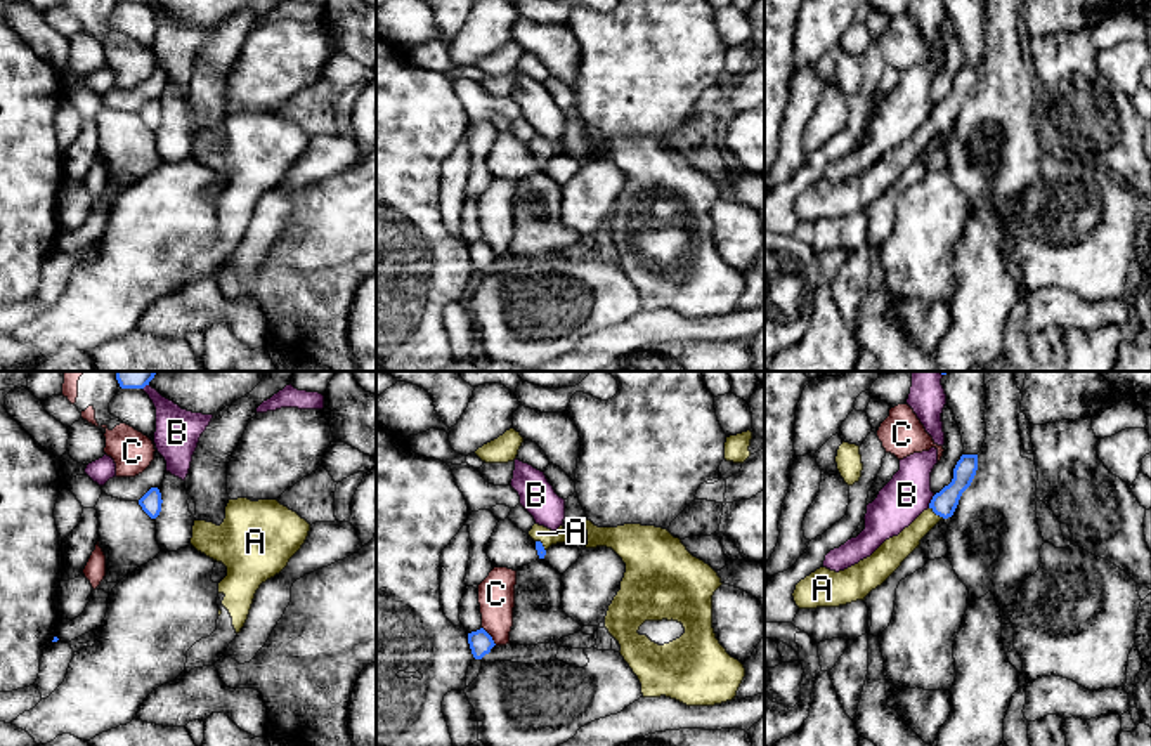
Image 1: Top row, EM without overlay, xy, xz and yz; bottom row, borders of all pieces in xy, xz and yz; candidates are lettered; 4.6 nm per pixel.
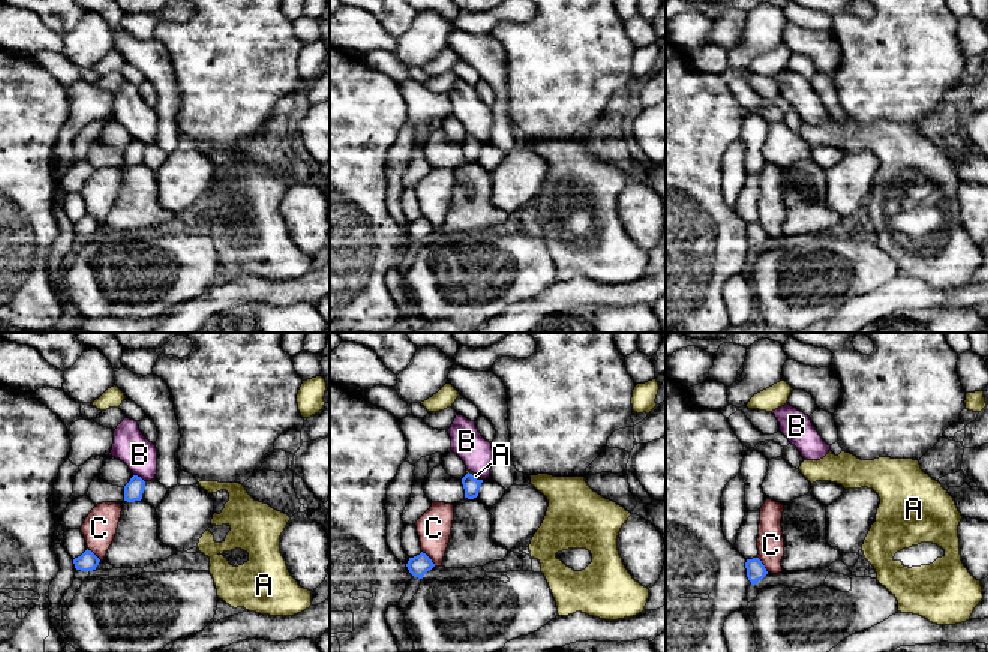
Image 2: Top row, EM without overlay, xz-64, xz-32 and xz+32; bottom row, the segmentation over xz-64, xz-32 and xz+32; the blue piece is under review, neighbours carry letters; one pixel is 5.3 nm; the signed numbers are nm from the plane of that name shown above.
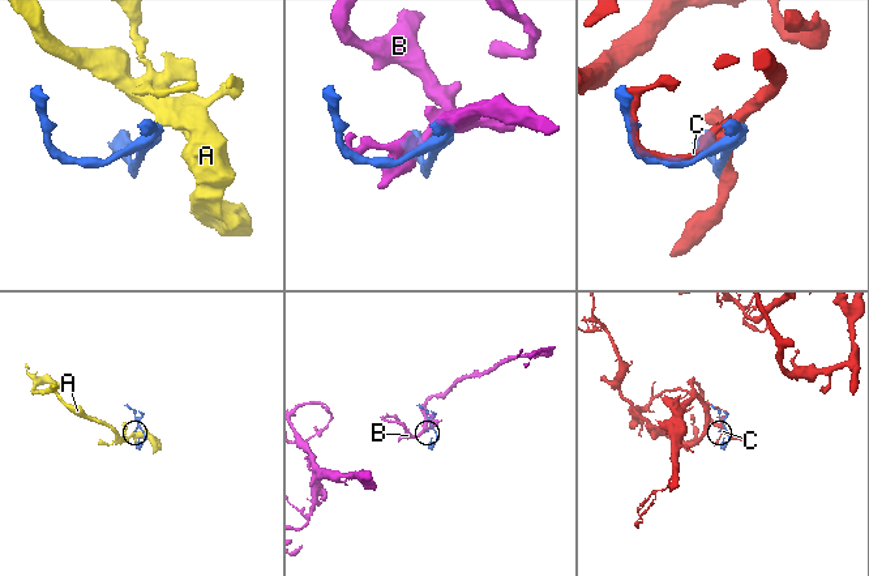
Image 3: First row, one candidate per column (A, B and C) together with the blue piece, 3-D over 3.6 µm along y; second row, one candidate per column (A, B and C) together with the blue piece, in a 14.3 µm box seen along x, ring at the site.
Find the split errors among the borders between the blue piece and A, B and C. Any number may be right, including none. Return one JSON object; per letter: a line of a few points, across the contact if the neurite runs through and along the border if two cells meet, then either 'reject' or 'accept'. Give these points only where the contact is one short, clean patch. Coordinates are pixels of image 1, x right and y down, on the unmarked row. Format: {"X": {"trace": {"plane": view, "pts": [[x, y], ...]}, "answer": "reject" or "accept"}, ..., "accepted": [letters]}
{"A": {"trace": {"plane": "yz", "pts": [[943, 115], [936, 125], [897, 160]]}, "answer": "accept"}, "B": {"answer": "reject"}, "C": {"answer": "reject"}, "accepted": ["A"]}

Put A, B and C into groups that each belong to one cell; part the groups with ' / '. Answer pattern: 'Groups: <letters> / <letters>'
Groups: A / B / C

